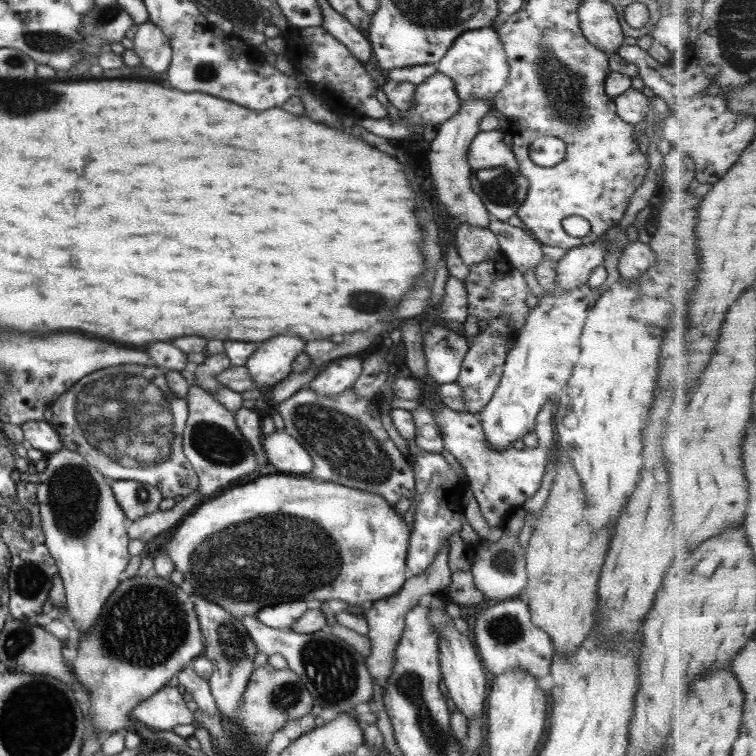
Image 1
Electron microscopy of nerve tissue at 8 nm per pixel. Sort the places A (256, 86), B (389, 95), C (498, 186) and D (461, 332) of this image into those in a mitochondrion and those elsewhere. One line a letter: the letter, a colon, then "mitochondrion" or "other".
A: other
B: other
C: mitochondrion
D: other

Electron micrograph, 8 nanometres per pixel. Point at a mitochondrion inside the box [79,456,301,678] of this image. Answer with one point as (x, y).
(144, 625)

